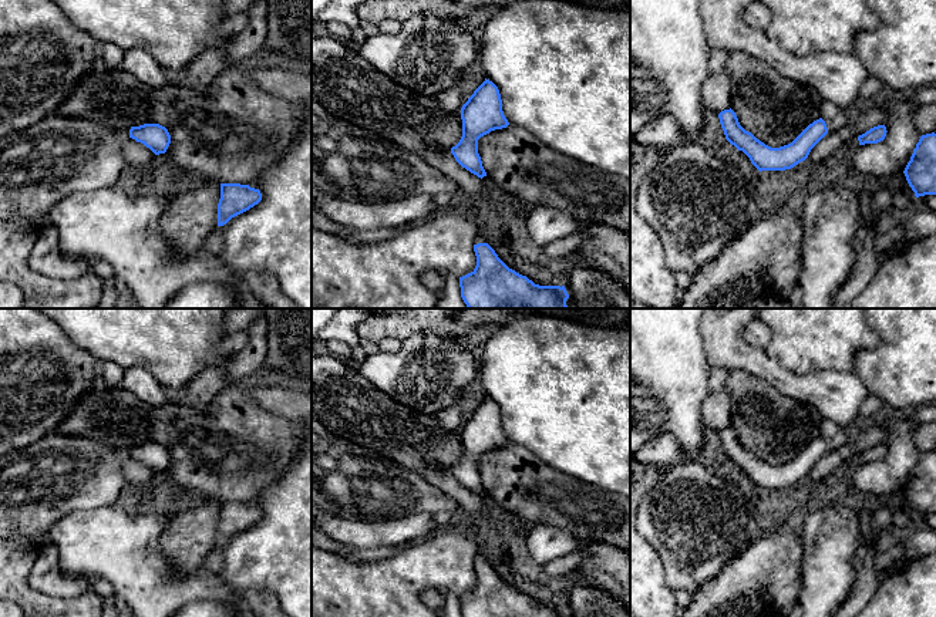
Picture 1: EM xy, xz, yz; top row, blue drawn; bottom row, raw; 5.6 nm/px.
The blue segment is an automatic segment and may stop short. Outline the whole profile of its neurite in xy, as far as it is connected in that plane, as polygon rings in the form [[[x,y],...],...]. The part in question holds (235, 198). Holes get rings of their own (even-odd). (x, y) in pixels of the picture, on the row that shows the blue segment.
[[[220,183],[218,203],[218,226],[226,225],[232,218],[249,210],[262,200],[259,189],[240,183]]]

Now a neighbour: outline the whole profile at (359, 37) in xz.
[[[331,0],[317,16],[316,21],[312,24],[312,27],[317,23],[329,23],[329,21],[339,21],[347,24],[353,30],[353,37],[349,41],[344,41],[344,45],[347,50],[358,53],[360,47],[367,40],[367,36],[358,28],[360,27],[360,18],[357,16],[357,9],[364,3],[366,0]]]

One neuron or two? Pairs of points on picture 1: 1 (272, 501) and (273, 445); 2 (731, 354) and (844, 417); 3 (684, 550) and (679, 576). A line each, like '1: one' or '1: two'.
1: two
2: one
3: one

